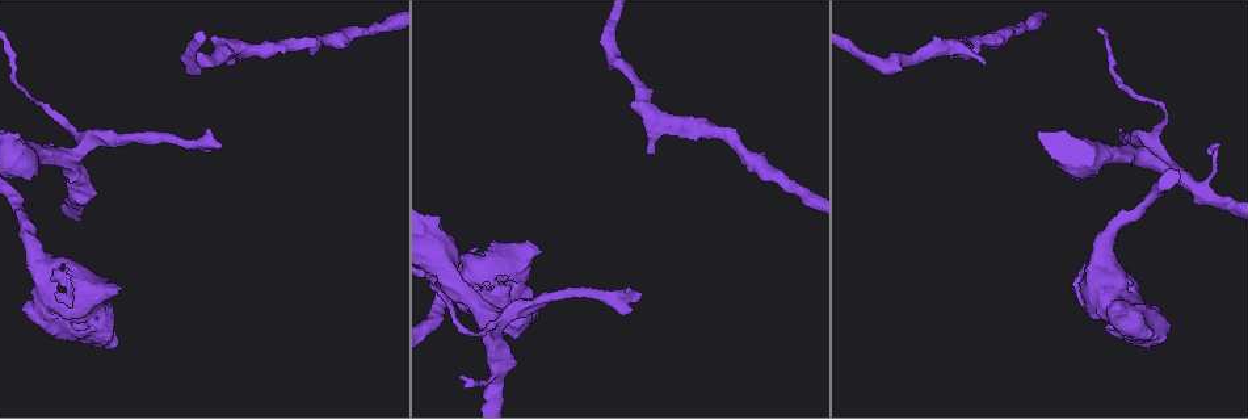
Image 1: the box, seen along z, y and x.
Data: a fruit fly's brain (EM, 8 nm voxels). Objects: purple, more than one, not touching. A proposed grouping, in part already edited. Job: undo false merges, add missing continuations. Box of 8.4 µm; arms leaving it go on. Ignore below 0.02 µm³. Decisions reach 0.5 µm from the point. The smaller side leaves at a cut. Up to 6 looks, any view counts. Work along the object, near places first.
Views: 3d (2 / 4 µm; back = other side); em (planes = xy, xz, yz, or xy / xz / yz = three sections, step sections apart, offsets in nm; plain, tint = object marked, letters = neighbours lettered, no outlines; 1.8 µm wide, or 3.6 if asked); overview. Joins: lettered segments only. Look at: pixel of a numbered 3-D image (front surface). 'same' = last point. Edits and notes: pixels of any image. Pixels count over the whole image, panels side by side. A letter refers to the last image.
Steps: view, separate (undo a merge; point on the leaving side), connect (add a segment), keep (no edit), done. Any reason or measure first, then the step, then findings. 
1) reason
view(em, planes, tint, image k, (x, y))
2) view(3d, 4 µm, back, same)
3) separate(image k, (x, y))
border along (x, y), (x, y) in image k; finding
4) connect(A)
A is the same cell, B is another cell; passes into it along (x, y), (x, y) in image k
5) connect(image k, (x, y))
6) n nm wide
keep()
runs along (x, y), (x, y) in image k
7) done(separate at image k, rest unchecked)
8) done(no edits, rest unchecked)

branch stops here
view(3d, 4 µm, image 1, (638, 294))

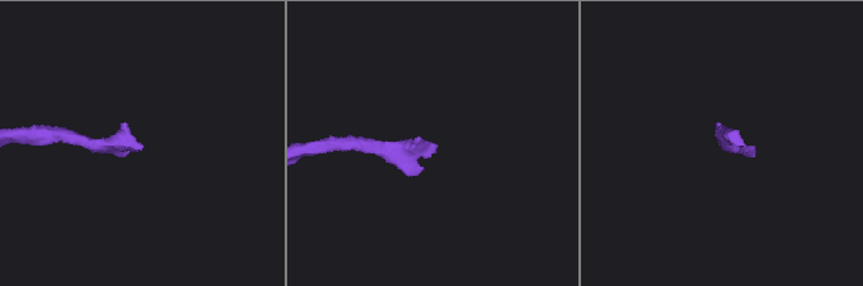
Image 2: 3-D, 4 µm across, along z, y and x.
view(em, yz, step 8, tint, image 2, (142, 147))

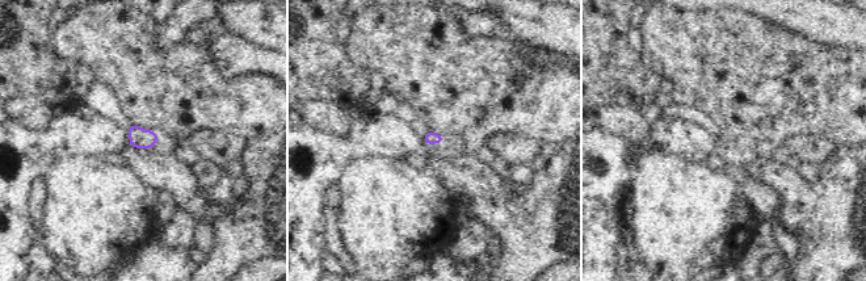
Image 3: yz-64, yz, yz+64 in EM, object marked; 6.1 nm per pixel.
another direction
view(em, planes, letters, same)

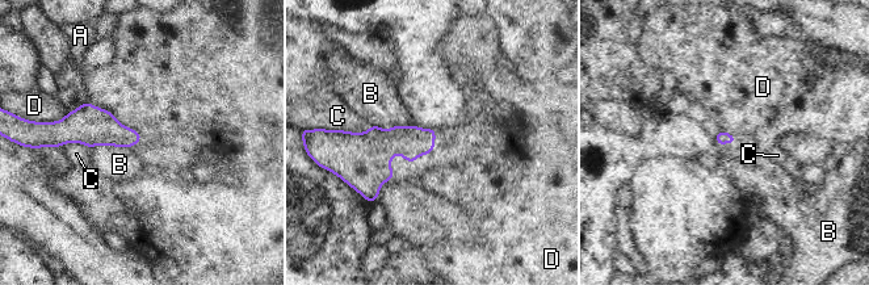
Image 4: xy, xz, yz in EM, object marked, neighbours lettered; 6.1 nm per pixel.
keep()
A, B, C and D are other cells; no lettered segment goes on from it

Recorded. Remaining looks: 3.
free end
view(em, xy, step 8, letters, image 1, (653, 151))

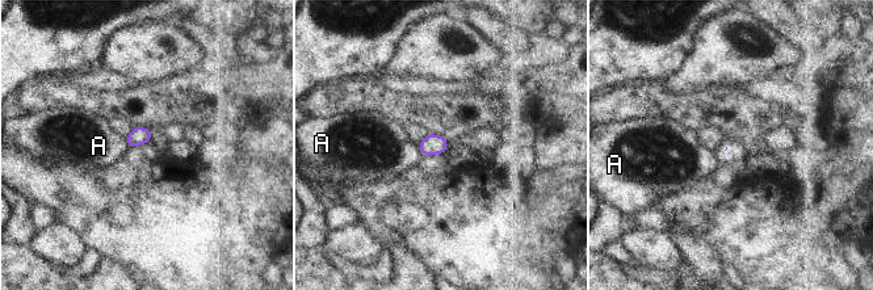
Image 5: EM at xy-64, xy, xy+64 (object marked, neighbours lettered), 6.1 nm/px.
keep()
A is another cell; border along (416, 144), (422, 154) in image 5; no lettered segment goes on from it

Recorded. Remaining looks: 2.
abrupt turn
view(em, planes, letters, image 1, (71, 157))

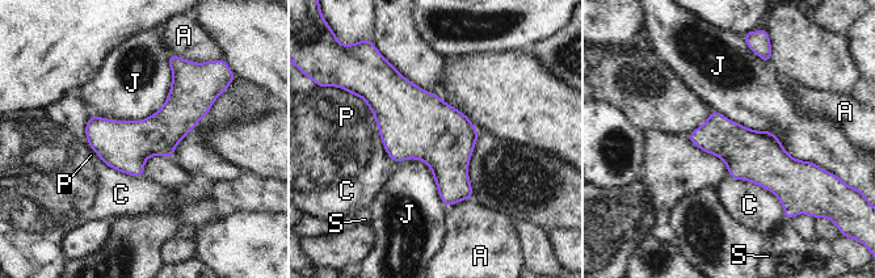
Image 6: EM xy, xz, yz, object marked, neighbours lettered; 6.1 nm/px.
300 nm wide
keep()
A, C, J, P and S are other cells; border along (171, 54), (156, 112), (91, 116) in image 6; continuous, no second cell

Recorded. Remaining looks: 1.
done(no edits, rest unchecked)

